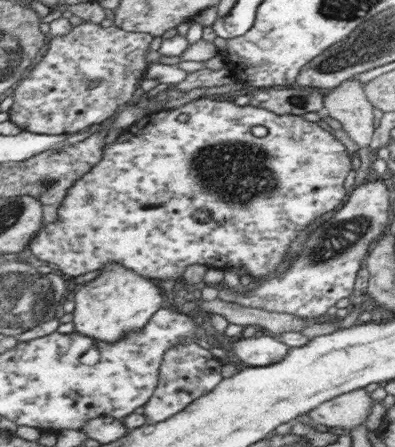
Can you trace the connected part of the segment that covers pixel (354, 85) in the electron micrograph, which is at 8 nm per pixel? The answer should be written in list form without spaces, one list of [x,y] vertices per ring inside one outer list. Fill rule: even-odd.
[[[356,75],[341,82],[332,92],[324,95],[323,98],[323,112],[341,123],[344,127],[343,130],[358,144],[359,148],[368,147],[375,130],[373,128],[375,114],[372,113],[374,107],[368,100],[363,88],[364,83],[360,82]]]

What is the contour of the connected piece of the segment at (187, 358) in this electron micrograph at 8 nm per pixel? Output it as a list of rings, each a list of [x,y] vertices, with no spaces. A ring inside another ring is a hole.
[[[185,340],[184,343],[166,354],[162,369],[159,371],[159,385],[155,389],[150,402],[147,406],[140,408],[139,412],[146,416],[146,420],[150,423],[162,422],[171,416],[178,415],[180,411],[186,410],[196,399],[200,399],[210,390],[219,387],[220,382],[224,380],[221,371],[223,365],[222,362],[212,360],[210,350],[198,346],[196,340]]]

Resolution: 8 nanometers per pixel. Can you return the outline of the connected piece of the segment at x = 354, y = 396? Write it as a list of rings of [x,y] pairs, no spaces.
[[[364,389],[338,396],[318,405],[307,412],[312,422],[329,427],[347,428],[348,430],[364,423],[372,410],[374,401]]]

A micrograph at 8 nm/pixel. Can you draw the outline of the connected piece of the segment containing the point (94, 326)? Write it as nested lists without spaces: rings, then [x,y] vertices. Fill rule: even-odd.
[[[112,262],[98,271],[98,276],[74,294],[74,333],[115,344],[131,333],[140,333],[152,316],[162,308],[160,288],[138,272]]]

